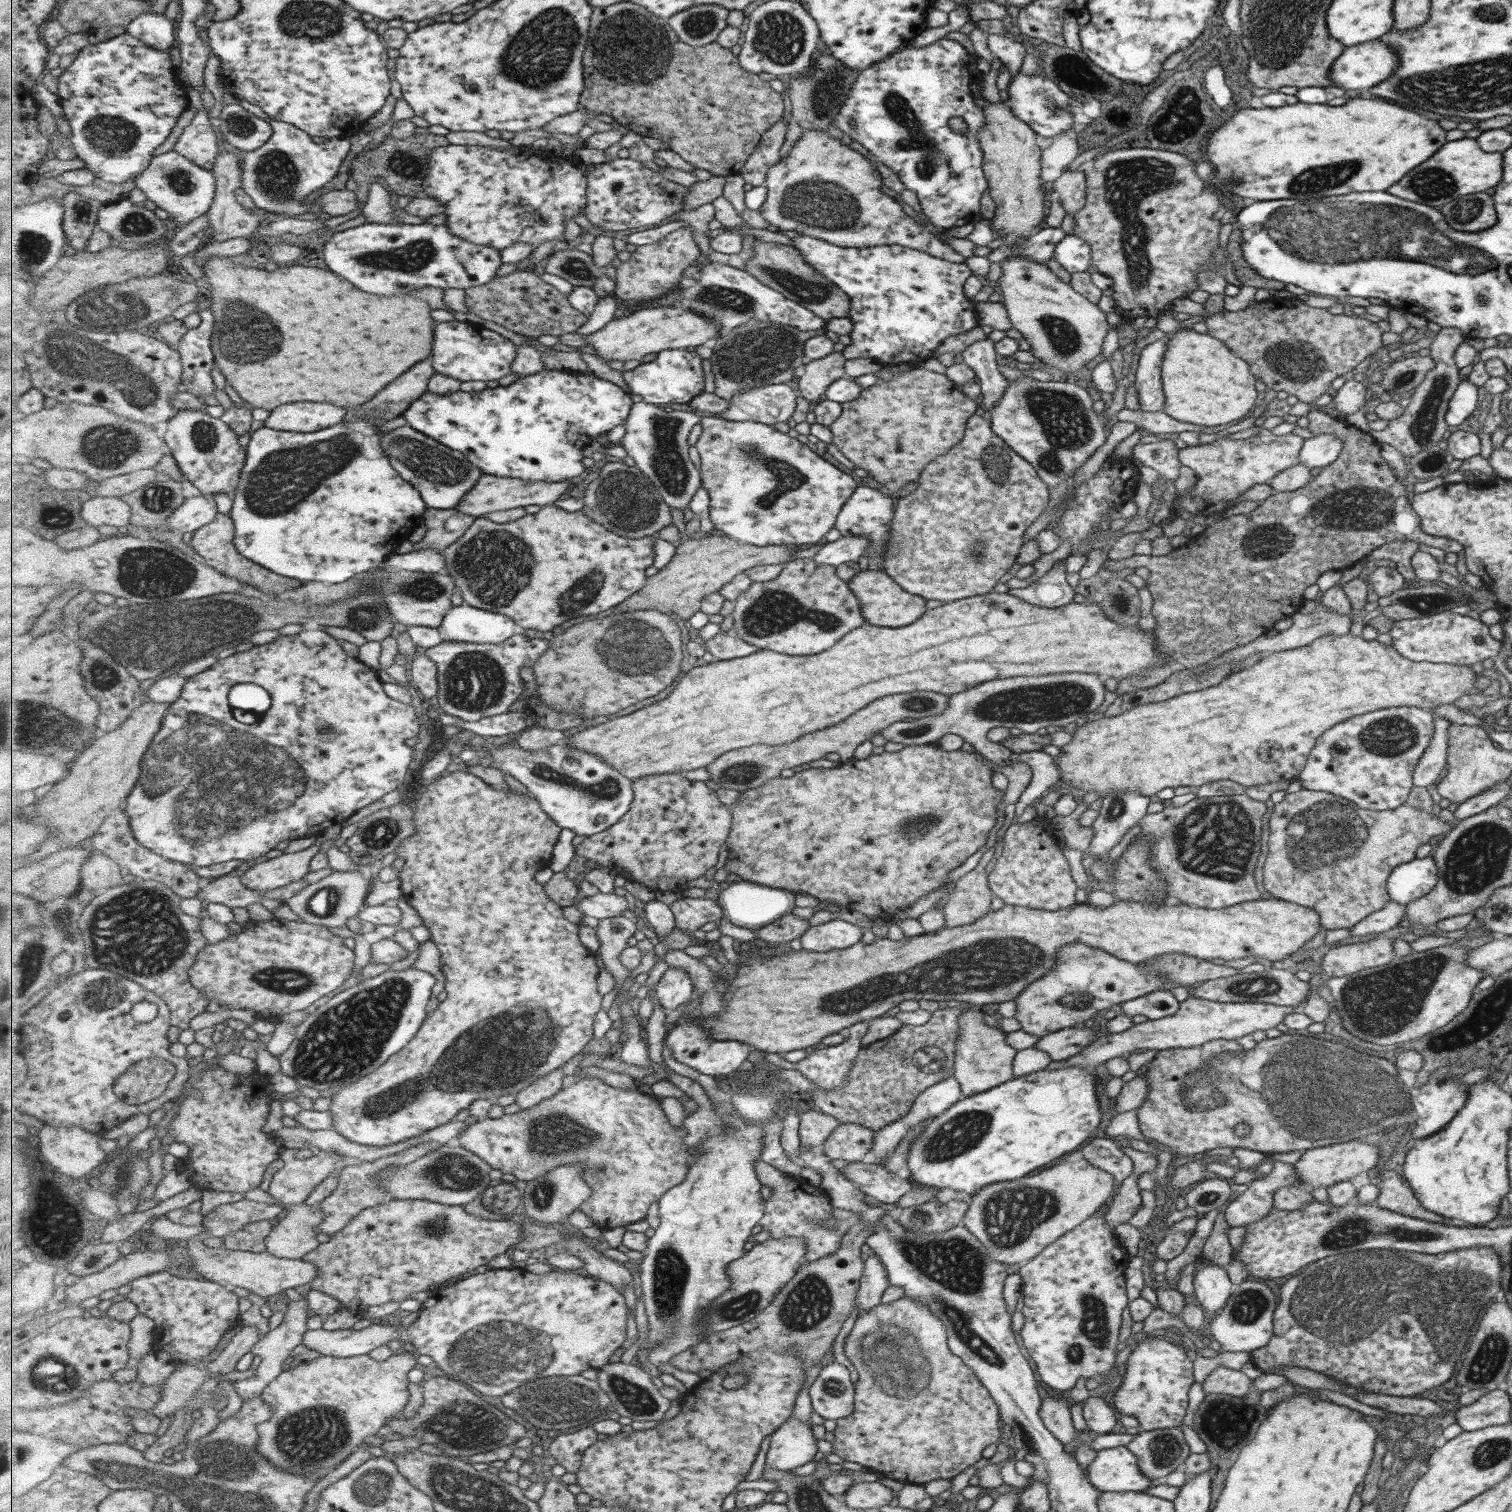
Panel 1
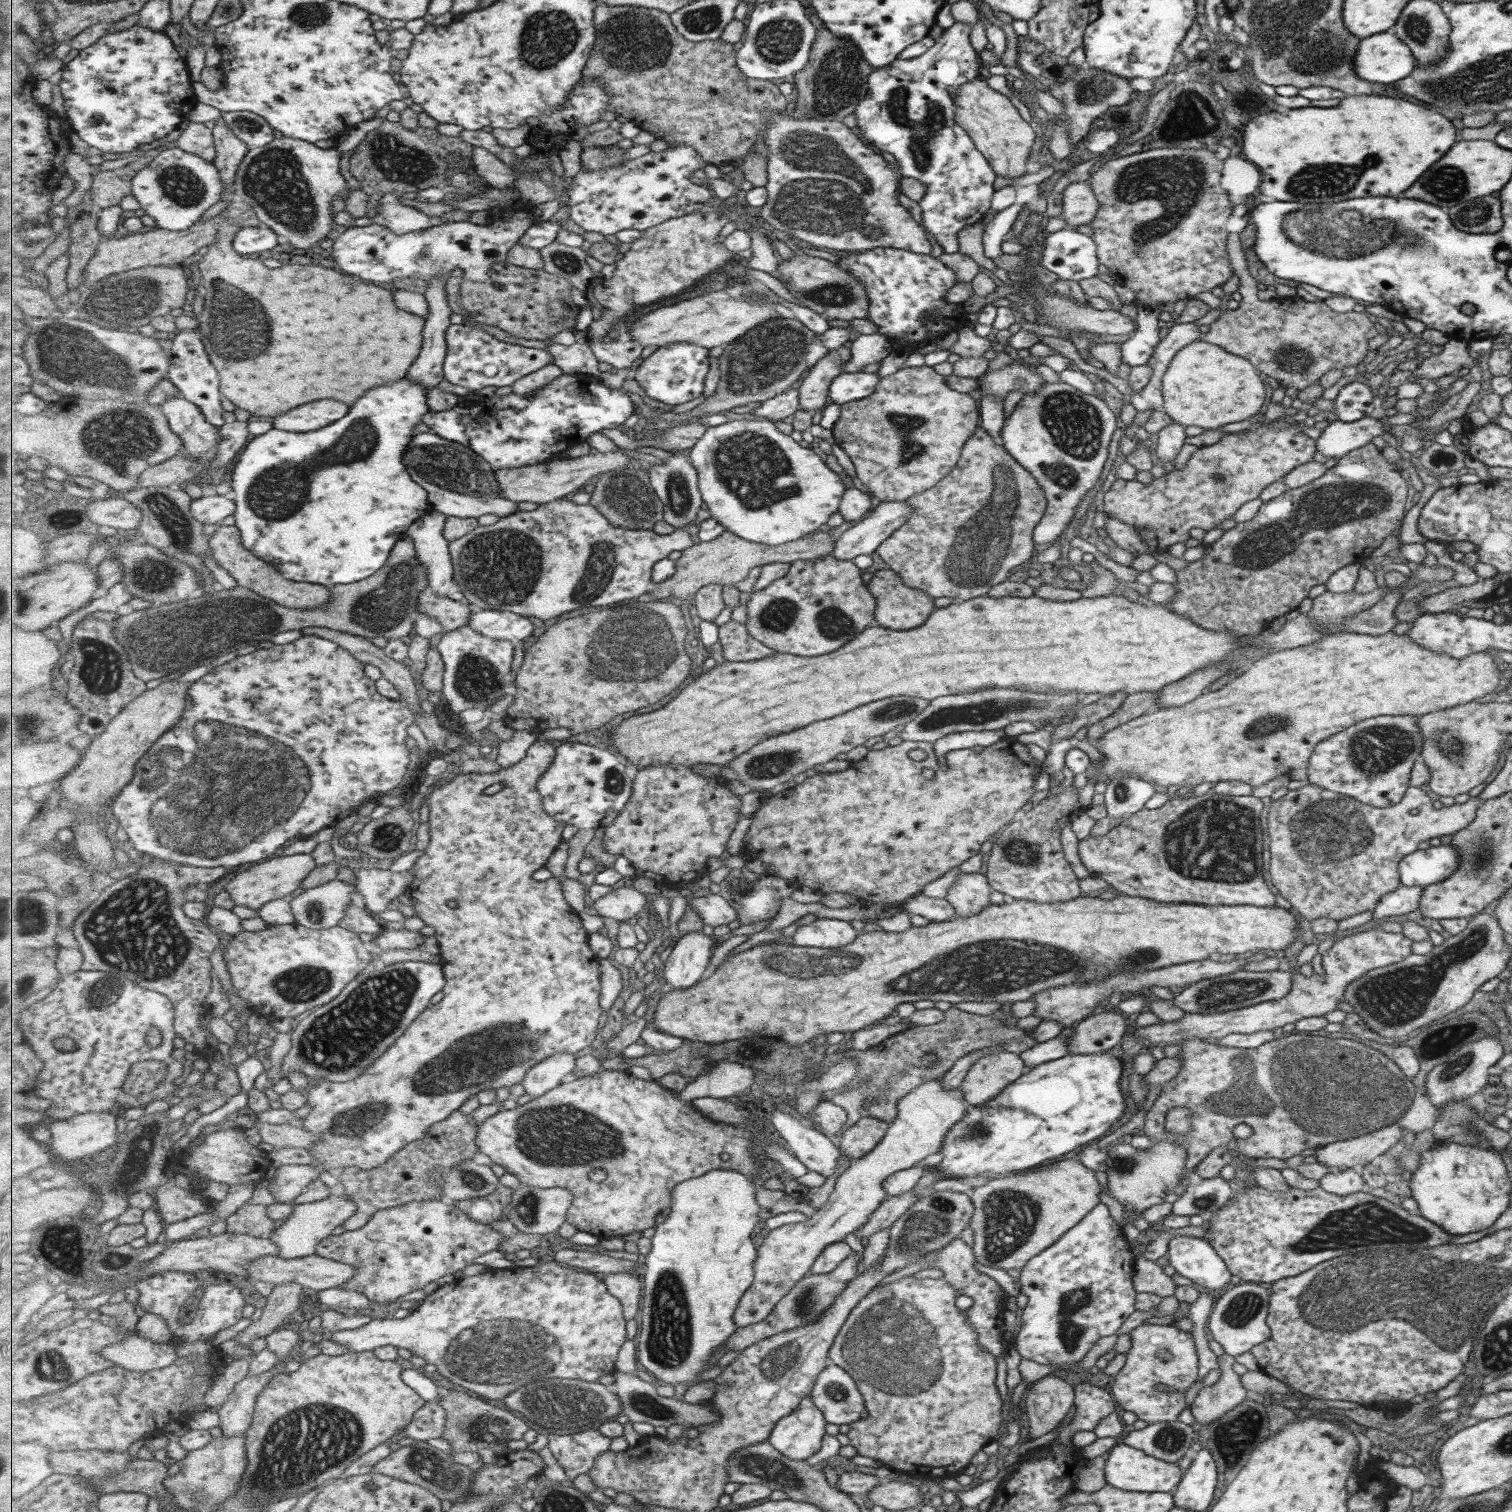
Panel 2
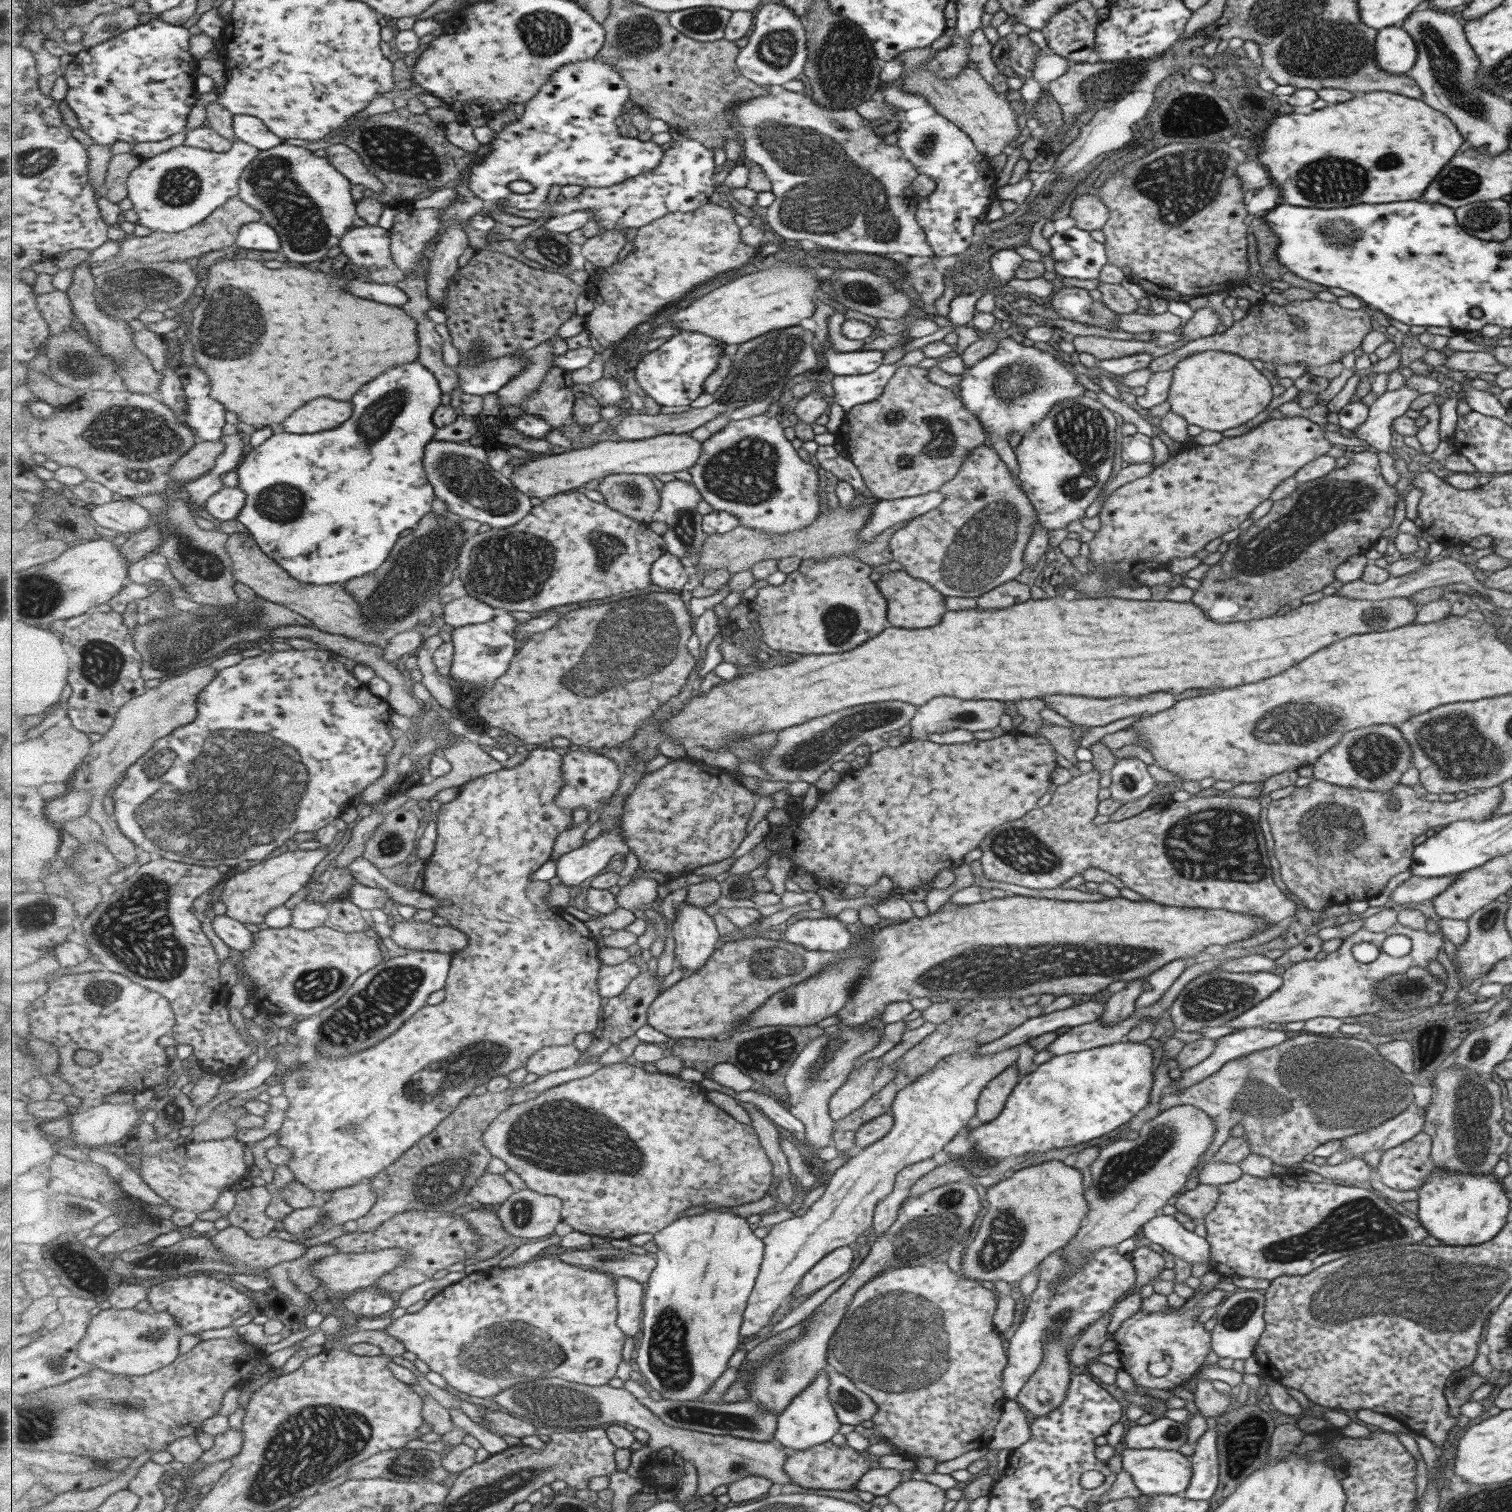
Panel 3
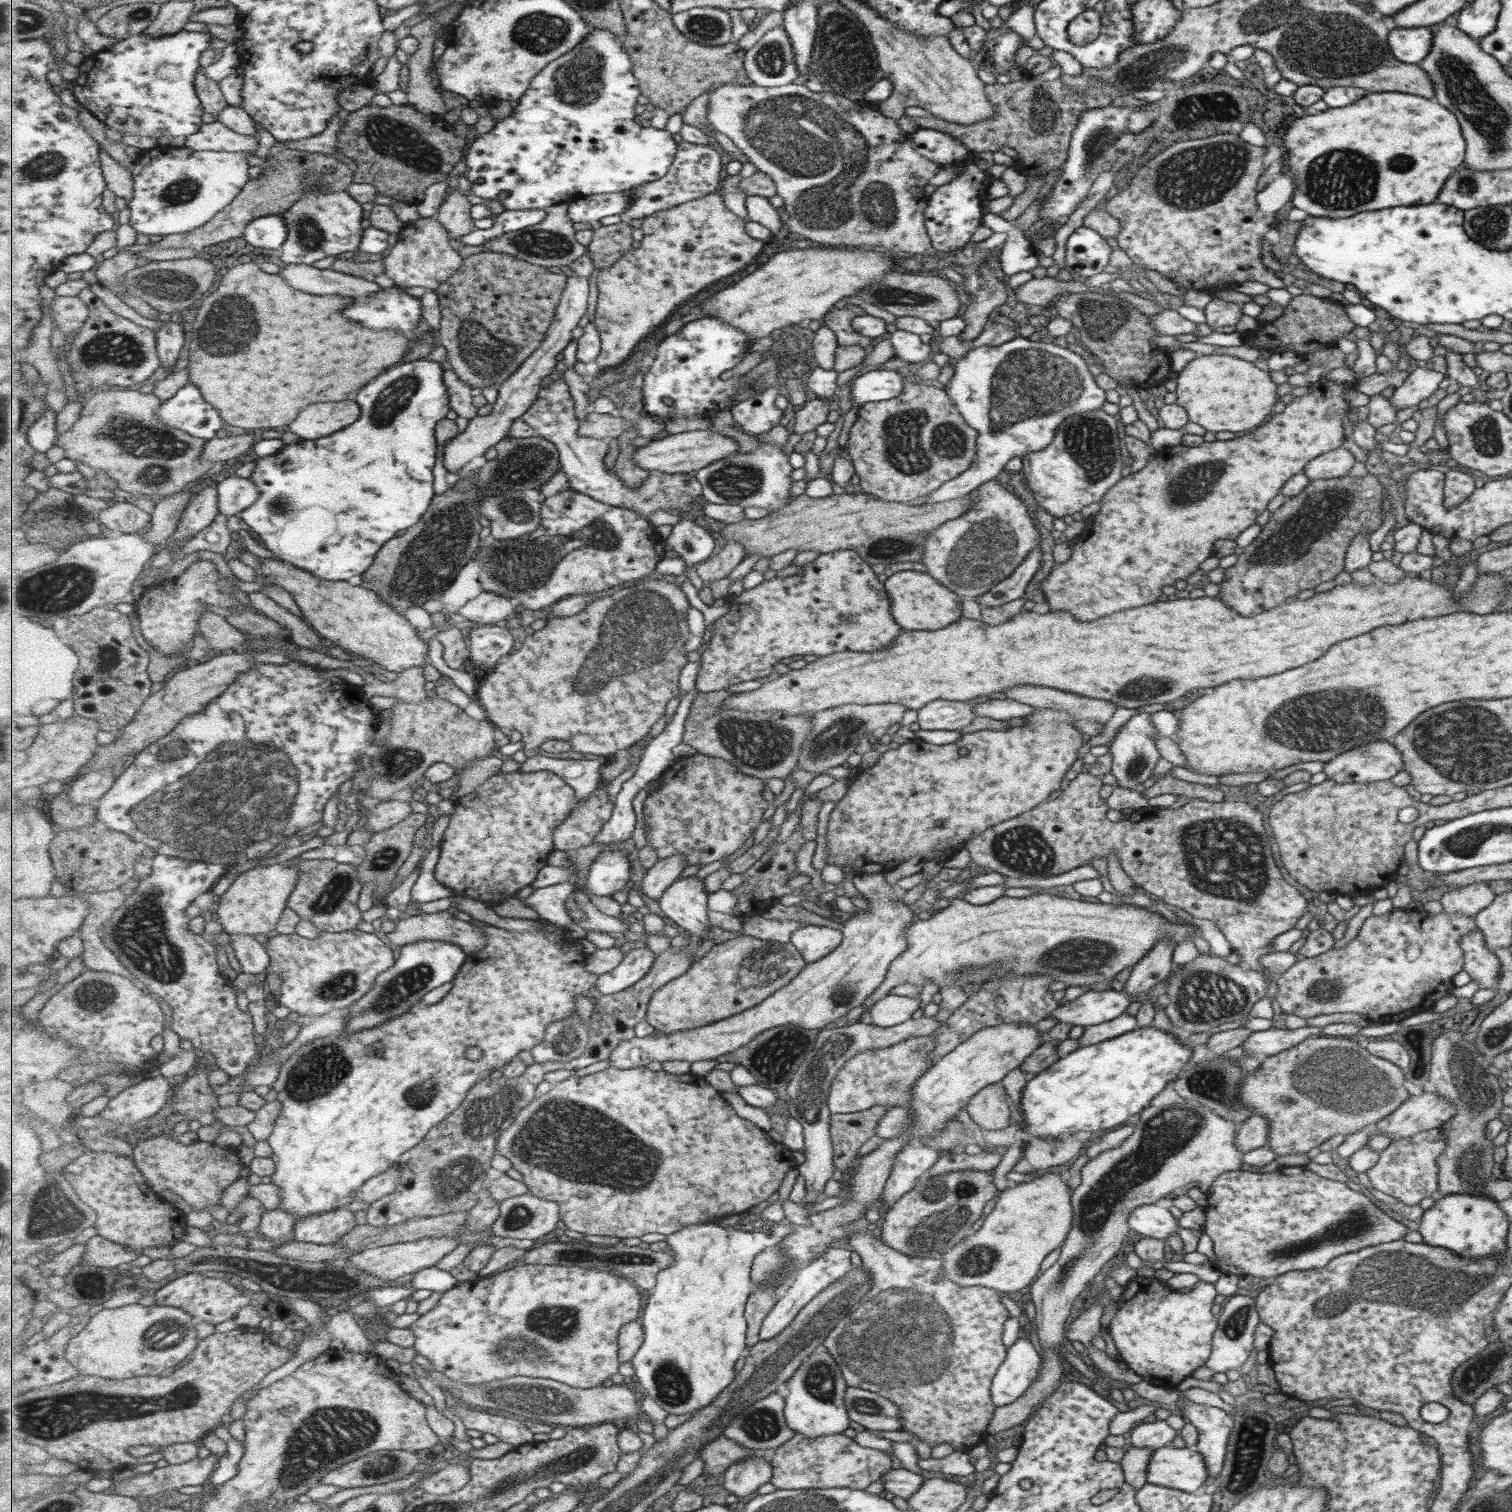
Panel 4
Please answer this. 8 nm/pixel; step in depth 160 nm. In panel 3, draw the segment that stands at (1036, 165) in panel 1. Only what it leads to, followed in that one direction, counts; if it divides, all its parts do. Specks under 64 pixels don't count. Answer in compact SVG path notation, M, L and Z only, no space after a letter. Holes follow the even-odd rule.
M929 47L909 49L893 57L902 62L900 79L901 88L905 93L917 93L926 98L936 111L961 129L971 140L975 150L987 158L997 156L1001 151L1009 150L1020 141L1016 114L1009 107L1009 102L1002 94L993 91L993 88L981 78L976 70L968 67L953 79L939 79L927 71L926 62L932 59L937 51ZM1016 138L1016 141L1012 141Z

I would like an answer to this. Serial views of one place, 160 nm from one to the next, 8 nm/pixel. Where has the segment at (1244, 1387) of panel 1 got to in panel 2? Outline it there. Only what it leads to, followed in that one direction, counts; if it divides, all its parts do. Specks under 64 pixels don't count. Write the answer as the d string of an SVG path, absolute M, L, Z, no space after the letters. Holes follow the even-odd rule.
M1227 1353L1216 1356L1218 1380L1210 1386L1203 1385L1188 1405L1196 1427L1218 1419L1245 1399L1247 1392L1242 1385L1241 1376L1231 1369L1233 1358Z

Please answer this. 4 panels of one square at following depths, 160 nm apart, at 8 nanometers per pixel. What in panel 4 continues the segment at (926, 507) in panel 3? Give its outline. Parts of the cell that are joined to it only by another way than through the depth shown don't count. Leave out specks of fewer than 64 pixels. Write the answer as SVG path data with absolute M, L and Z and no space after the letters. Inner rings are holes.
M1017 335L997 346L969 347L954 364L952 379L944 386L947 396L963 417L964 423L976 432L976 453L965 472L932 490L925 504L933 504L968 496L973 489L997 476L1003 465L1013 458L1045 448L1053 438L1054 430L1068 416L1101 409L1105 401L1103 389L1095 385L1095 371L1083 358L1065 347L1045 340L1029 341Z

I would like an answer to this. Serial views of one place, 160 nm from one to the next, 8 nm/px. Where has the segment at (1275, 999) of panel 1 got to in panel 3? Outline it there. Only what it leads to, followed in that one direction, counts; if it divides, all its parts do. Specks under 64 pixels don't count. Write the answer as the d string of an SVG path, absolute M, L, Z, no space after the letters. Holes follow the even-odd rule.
M1214 972L1201 974L1187 983L1168 1008L1169 1018L1176 1030L1195 1032L1201 1028L1218 1027L1239 1016L1267 999L1281 987L1282 978L1276 972L1229 973Z

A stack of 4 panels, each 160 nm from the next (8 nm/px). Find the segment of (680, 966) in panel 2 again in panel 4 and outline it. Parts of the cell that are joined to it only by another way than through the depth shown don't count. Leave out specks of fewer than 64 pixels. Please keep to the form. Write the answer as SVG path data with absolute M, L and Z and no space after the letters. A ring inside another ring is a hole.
M693 876L675 881L659 900L664 916L674 921L691 935L692 939L704 939L709 934L708 890L704 879Z

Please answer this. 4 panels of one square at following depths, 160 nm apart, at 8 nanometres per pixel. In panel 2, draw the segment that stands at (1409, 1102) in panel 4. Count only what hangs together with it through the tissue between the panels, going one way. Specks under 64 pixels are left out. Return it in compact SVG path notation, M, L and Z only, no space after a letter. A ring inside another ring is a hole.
M1400 1118L1389 1126L1369 1130L1363 1135L1324 1144L1314 1149L1315 1160L1325 1164L1329 1172L1339 1172L1346 1168L1360 1169L1398 1142L1402 1128Z

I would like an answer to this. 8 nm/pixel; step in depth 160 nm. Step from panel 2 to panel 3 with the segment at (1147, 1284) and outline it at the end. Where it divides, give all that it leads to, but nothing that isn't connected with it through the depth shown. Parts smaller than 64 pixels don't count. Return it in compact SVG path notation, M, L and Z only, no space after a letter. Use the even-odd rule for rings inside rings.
M1148 1247L1137 1248L1129 1254L1129 1260L1136 1271L1132 1295L1137 1295L1144 1284L1152 1284L1157 1275L1163 1270L1163 1258Z

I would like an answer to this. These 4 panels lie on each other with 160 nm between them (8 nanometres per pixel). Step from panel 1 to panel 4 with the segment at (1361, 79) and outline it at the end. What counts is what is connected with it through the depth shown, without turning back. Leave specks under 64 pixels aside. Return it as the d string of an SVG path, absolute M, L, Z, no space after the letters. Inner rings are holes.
M1428 27L1389 28L1387 45L1393 59L1399 62L1418 64L1429 54L1433 33Z

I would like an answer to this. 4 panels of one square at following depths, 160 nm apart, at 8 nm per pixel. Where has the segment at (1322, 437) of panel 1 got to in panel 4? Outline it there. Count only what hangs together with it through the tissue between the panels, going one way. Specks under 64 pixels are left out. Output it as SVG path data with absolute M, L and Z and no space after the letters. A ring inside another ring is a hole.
M1415 367L1409 370L1408 376L1400 386L1394 387L1394 391L1388 401L1390 407L1397 411L1398 408L1415 406L1431 396L1439 382L1443 380L1443 374L1426 367Z

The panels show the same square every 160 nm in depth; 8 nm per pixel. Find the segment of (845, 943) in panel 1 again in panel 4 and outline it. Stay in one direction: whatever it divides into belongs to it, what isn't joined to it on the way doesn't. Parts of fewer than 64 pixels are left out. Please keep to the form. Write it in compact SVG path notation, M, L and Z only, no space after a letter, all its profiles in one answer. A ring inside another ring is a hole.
M805 925L793 931L789 941L806 963L813 963L837 948L842 941L842 934L839 929Z

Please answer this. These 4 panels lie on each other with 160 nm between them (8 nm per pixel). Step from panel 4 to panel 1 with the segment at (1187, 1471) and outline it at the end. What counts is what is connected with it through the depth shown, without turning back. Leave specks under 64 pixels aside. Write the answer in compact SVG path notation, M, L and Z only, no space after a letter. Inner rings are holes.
M1126 1447L1105 1448L1096 1452L1087 1466L1087 1480L1099 1492L1143 1492L1157 1483L1144 1478L1137 1459Z

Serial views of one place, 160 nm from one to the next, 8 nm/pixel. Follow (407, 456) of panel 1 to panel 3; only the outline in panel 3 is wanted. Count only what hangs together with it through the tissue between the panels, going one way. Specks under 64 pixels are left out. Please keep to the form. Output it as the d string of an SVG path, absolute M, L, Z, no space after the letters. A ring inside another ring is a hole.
M431 441L427 444L424 456L425 472L428 473L429 483L436 490L436 498L447 503L449 513L461 519L477 520L485 525L489 525L495 530L501 528L513 528L519 524L533 511L531 497L517 489L513 485L507 472L495 471L489 464L485 444L477 441L469 442L450 442L450 441Z

